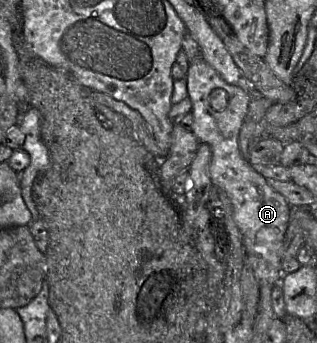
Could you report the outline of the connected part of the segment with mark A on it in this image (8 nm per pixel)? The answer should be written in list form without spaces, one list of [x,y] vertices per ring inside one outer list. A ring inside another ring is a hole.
[[[202,56],[189,62],[186,82],[188,98],[192,103],[192,133],[201,144],[208,144],[211,147],[211,181],[213,186],[221,188],[231,201],[233,218],[242,237],[245,263],[252,267],[259,286],[276,285],[283,277],[282,246],[292,207],[242,157],[239,148],[239,133],[252,97],[244,89],[227,83]],[[215,89],[223,89],[229,96],[229,104],[224,111],[215,111],[210,107],[210,94]]]

